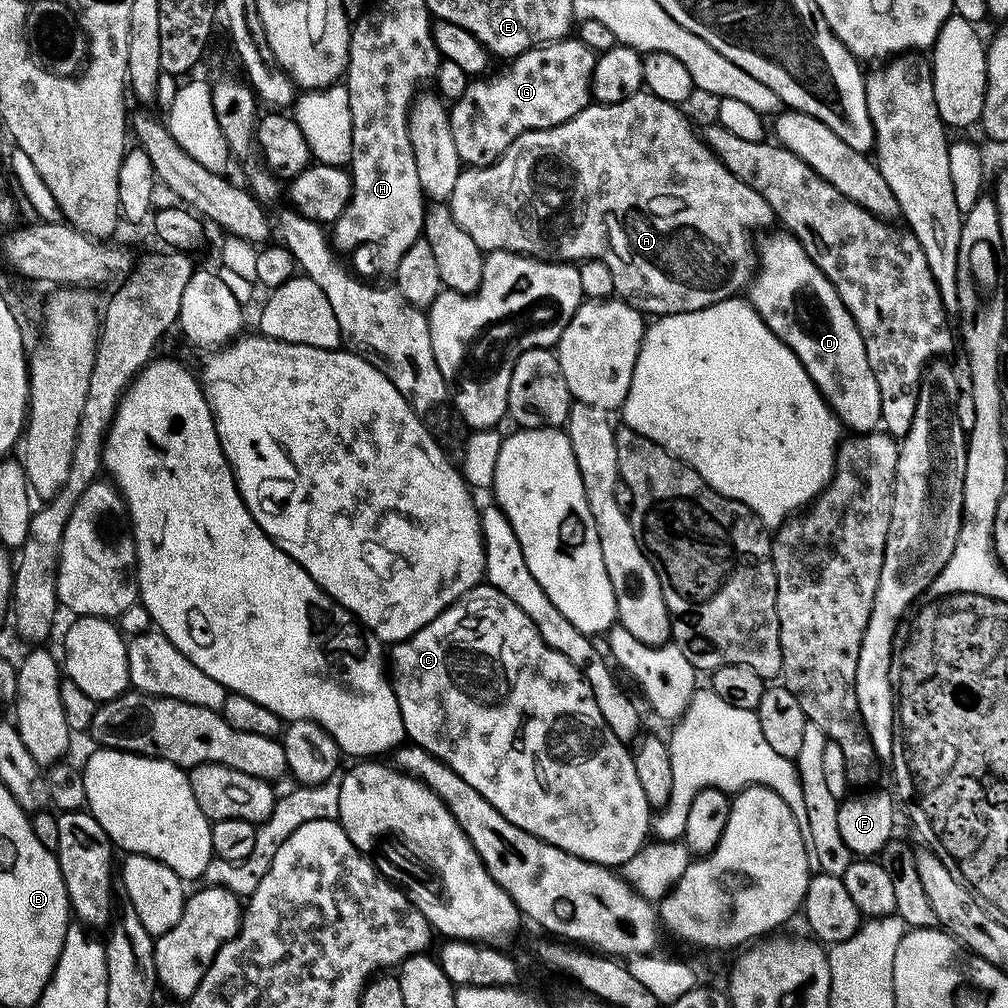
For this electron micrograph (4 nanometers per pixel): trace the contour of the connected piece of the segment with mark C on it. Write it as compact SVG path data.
M487 582L477 584L463 598L455 600L445 612L438 614L438 618L422 626L422 630L415 632L410 639L391 645L390 672L394 677L405 737L411 743L424 748L431 756L437 756L443 764L448 764L450 770L458 774L458 778L470 782L470 786L474 786L474 790L478 790L478 794L482 794L482 798L486 798L490 806L494 806L505 818L514 822L514 826L595 864L623 866L644 847L650 836L650 825L654 816L646 800L641 779L638 778L638 770L635 769L635 755L630 751L629 745L619 740L614 730L610 730L610 726L606 726L606 718L602 718L598 702L594 702L594 690L590 690L584 673L574 662L570 662L561 652L554 650L544 641L534 622L525 612L518 610L518 606L514 606L514 602L506 598L506 594L502 594Z

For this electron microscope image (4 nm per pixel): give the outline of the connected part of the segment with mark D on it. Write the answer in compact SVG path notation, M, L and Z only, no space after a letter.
M779 231L761 244L759 241L758 267L747 299L770 331L794 350L841 425L856 434L871 432L880 424L882 402L874 370L870 370L866 358L866 346L862 346L862 334L858 334L858 326L830 278L818 270L795 236Z

